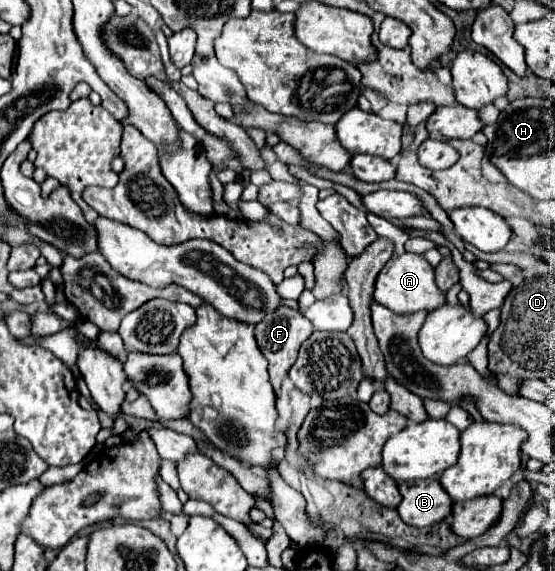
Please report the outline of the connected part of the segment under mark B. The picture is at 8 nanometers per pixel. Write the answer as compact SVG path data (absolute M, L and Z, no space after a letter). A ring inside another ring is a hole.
M436 478L400 482L398 488L402 494L398 514L410 526L432 526L442 522L452 512L452 498Z

